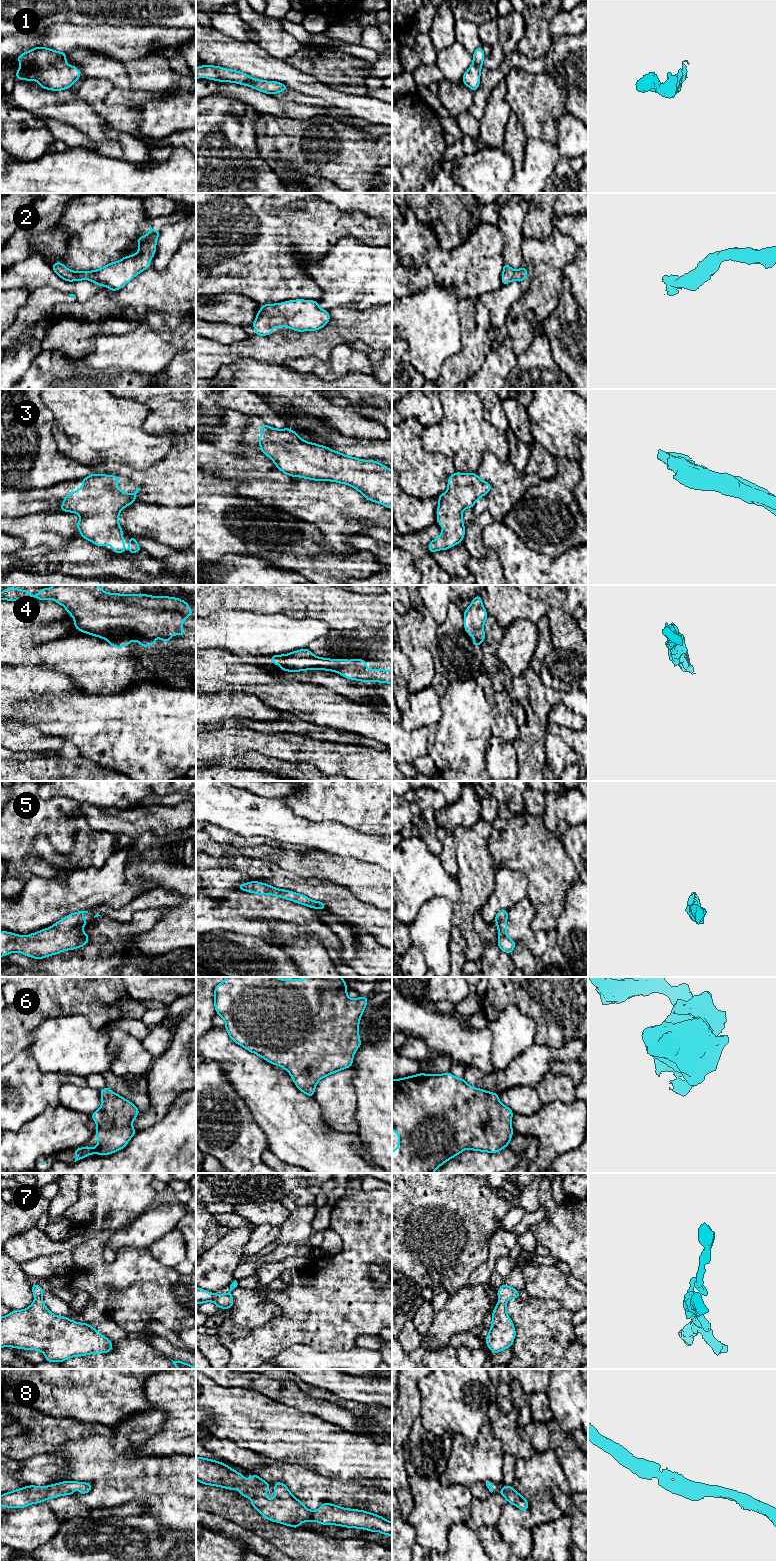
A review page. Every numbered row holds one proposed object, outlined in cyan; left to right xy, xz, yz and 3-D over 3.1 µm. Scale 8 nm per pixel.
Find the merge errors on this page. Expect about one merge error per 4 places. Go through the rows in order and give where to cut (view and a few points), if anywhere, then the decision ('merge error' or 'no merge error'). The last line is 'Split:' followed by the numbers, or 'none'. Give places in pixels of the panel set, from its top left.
1: cut none; no merge error
2: cut none; no merge error
3: cut none; no merge error
4: cut none; no merge error
5: cut none; no merge error
6: cut none; no merge error
7: cut none; no merge error
8: cut none; no merge error
Split: none

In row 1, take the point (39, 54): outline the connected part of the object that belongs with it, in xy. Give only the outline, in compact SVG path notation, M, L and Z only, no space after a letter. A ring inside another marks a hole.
M35 47L17 57L21 66L17 70L16 79L36 80L43 89L48 90L70 89L81 77L81 72L75 65L67 64L66 55L65 52L50 48Z

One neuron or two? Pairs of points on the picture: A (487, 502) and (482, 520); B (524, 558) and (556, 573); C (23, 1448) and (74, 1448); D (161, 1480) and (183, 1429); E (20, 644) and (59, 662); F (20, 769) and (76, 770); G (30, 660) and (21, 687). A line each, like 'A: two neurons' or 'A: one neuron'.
A: two neurons
B: two neurons
C: two neurons
D: two neurons
E: two neurons
F: one neuron
G: two neurons

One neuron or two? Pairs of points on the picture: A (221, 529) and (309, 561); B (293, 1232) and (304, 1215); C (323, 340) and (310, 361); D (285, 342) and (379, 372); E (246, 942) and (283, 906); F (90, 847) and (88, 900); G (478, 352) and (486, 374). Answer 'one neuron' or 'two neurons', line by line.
A: one neuron
B: one neuron
C: two neurons
D: two neurons
E: two neurons
F: two neurons
G: two neurons

